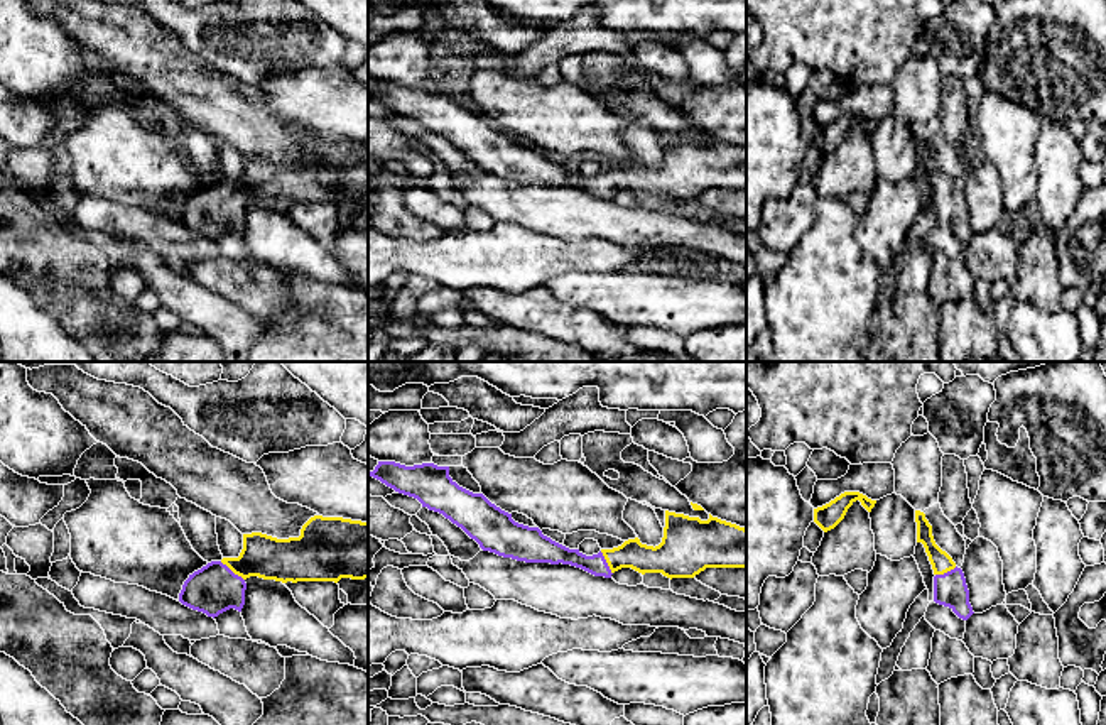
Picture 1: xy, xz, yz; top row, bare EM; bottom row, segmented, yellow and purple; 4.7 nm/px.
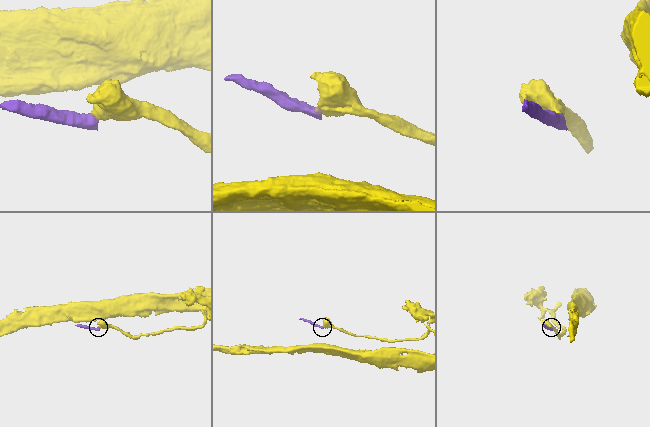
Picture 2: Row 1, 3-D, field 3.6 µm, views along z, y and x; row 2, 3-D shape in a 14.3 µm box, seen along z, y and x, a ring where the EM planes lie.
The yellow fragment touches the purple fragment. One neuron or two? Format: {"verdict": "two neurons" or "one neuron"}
{"verdict": "one neuron"}

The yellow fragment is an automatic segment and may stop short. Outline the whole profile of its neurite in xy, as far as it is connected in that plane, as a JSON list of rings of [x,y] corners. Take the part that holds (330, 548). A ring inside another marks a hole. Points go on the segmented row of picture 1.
[[[311,517],[299,537],[277,539],[243,534],[238,558],[211,561],[189,575],[179,602],[208,617],[245,605],[245,580],[334,581],[368,578],[368,522],[343,517]]]

